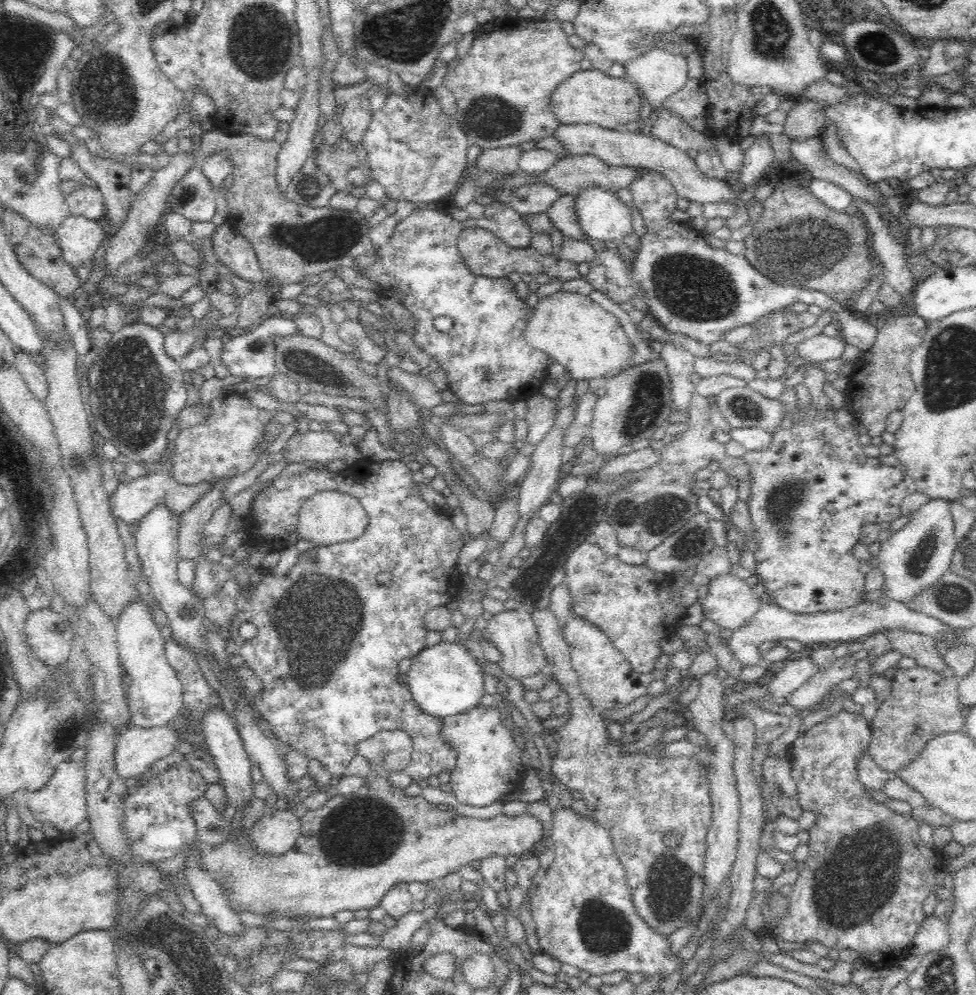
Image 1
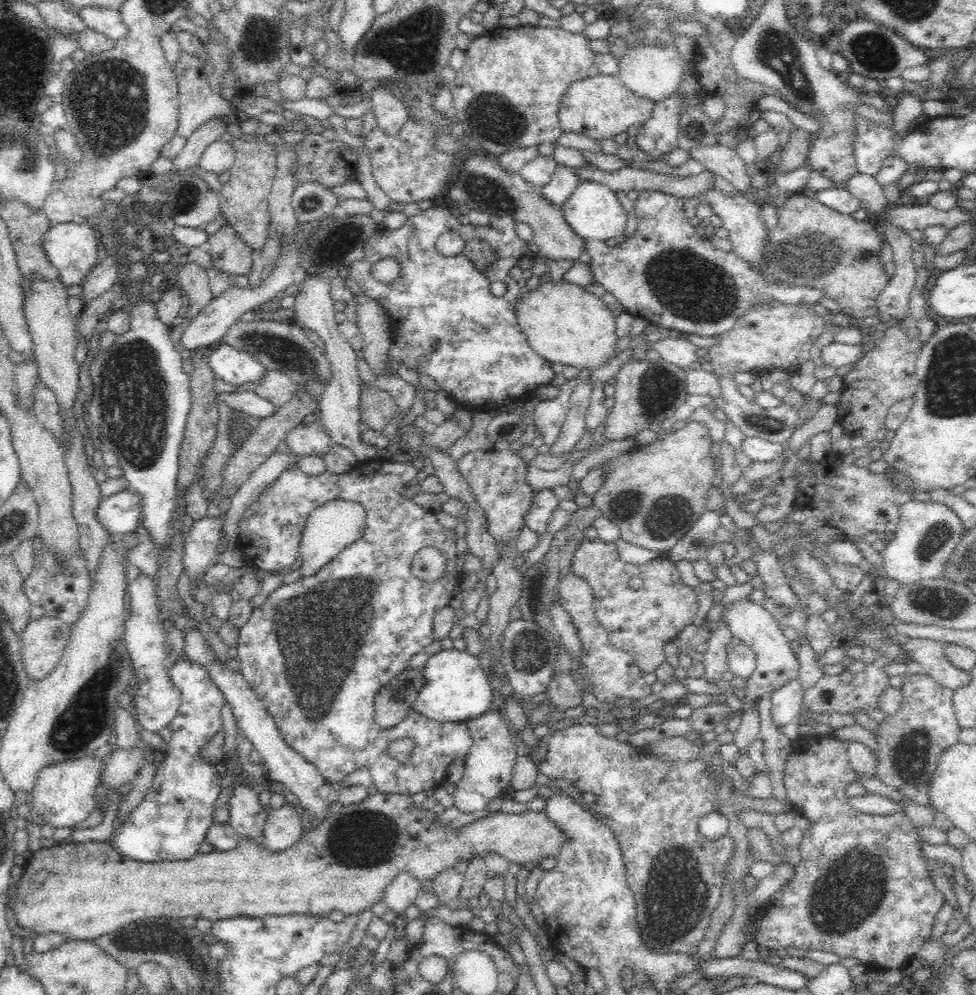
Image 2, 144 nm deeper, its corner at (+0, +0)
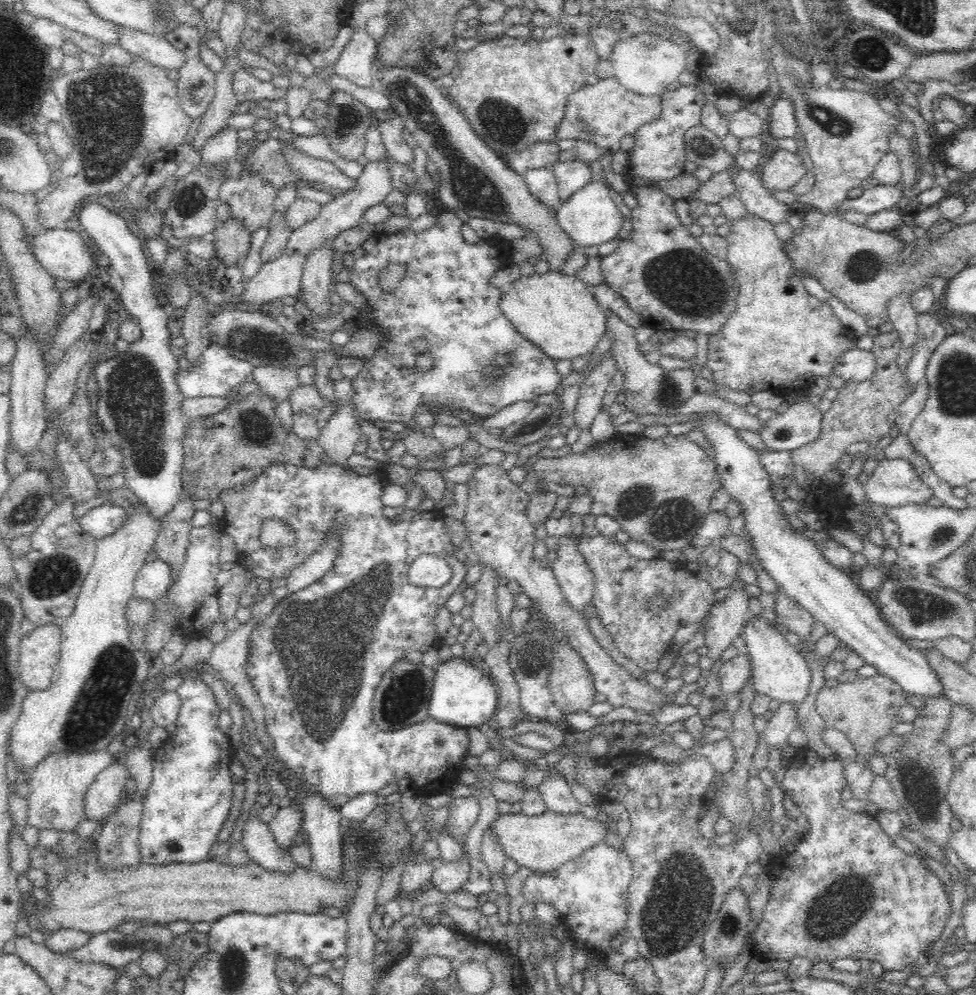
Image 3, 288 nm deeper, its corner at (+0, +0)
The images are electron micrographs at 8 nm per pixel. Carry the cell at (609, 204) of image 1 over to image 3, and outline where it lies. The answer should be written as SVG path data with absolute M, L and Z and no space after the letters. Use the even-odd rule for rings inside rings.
M590 182L586 184L582 190L578 190L574 196L570 196L568 202L562 204L560 212L556 214L560 228L570 236L570 240L574 242L574 246L598 246L598 244L606 244L614 238L618 238L618 232L624 224L622 214L616 208L616 202L610 196L610 190L602 184L602 182Z

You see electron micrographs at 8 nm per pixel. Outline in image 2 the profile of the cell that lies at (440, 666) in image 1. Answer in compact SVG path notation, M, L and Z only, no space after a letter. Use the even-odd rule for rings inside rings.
M442 650L428 658L428 664L422 668L424 686L418 690L416 712L424 714L426 720L436 722L460 722L478 718L490 708L498 706L496 686L490 674L478 664L478 656L464 650Z

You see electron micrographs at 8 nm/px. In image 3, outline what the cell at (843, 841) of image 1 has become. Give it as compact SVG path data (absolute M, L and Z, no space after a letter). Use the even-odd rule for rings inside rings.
M798 748L792 766L784 774L782 790L802 816L808 818L810 832L804 834L792 852L770 856L766 872L770 878L776 878L776 882L770 890L764 916L752 934L752 950L766 954L770 960L808 958L814 964L832 964L840 958L854 958L880 962L884 970L906 970L906 966L916 962L922 952L928 952L928 948L940 940L952 914L952 896L920 856L908 856L894 846L894 838L880 828L878 820L842 808L844 780L840 758L822 762L810 748Z

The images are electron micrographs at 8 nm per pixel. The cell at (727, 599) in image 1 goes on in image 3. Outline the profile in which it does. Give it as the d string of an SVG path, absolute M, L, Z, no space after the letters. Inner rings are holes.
M762 614L760 616L750 616L748 622L744 624L740 636L746 642L744 652L752 660L752 688L754 694L766 694L772 700L780 702L792 702L796 708L804 698L808 696L808 688L812 682L810 666L804 660L804 656L798 652L796 646L790 646L786 642L786 636L778 632L776 624L770 624Z

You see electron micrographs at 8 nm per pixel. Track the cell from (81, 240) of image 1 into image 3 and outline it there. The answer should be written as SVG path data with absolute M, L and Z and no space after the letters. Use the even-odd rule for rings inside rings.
M54 228L36 234L32 240L36 262L54 280L70 280L74 284L86 284L94 272L94 254L90 254L86 242L72 228Z

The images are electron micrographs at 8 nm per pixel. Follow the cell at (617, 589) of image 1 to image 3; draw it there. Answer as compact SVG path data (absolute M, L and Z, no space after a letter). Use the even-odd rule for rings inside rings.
M582 536L578 538L578 550L582 552L590 572L594 574L594 598L600 622L612 636L616 648L644 672L656 672L658 660L670 652L674 634L688 624L698 624L708 618L710 608L716 606L716 590L702 578L696 576L694 568L672 560L636 560L628 554L626 546L606 536ZM664 594L666 608L660 614L652 614L648 598Z

